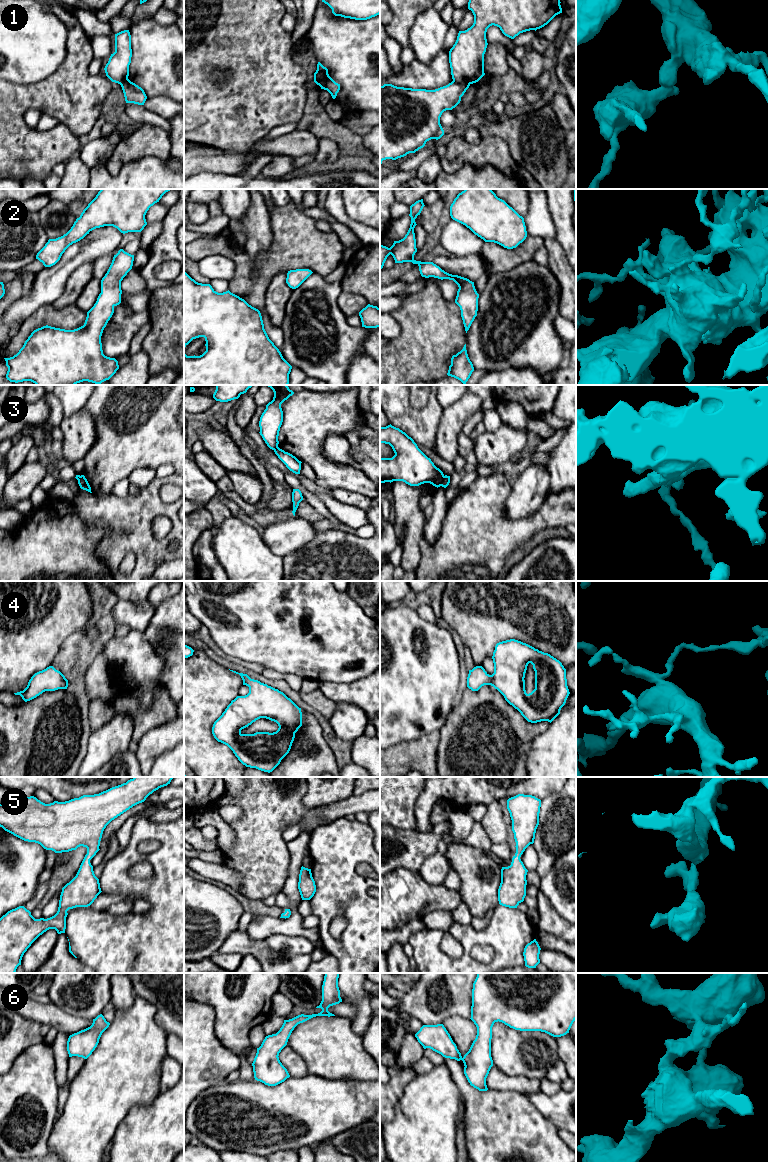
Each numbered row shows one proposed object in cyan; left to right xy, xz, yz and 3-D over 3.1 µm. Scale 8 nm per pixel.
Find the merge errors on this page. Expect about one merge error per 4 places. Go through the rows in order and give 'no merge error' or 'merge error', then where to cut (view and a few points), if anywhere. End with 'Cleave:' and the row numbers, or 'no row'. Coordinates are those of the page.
1: merge error; cut yz (453, 80), (469, 84)
2: no merge error; cut none
3: merge error; cut yz (444, 476), (441, 485)
4: no merge error; cut none
5: no merge error; cut none
6: no merge error; cut none
Cleave: 1, 3

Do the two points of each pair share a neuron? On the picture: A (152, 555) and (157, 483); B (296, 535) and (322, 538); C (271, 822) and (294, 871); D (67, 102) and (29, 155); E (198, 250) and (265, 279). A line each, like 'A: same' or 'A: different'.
A: same
B: different
C: different
D: same
E: same

